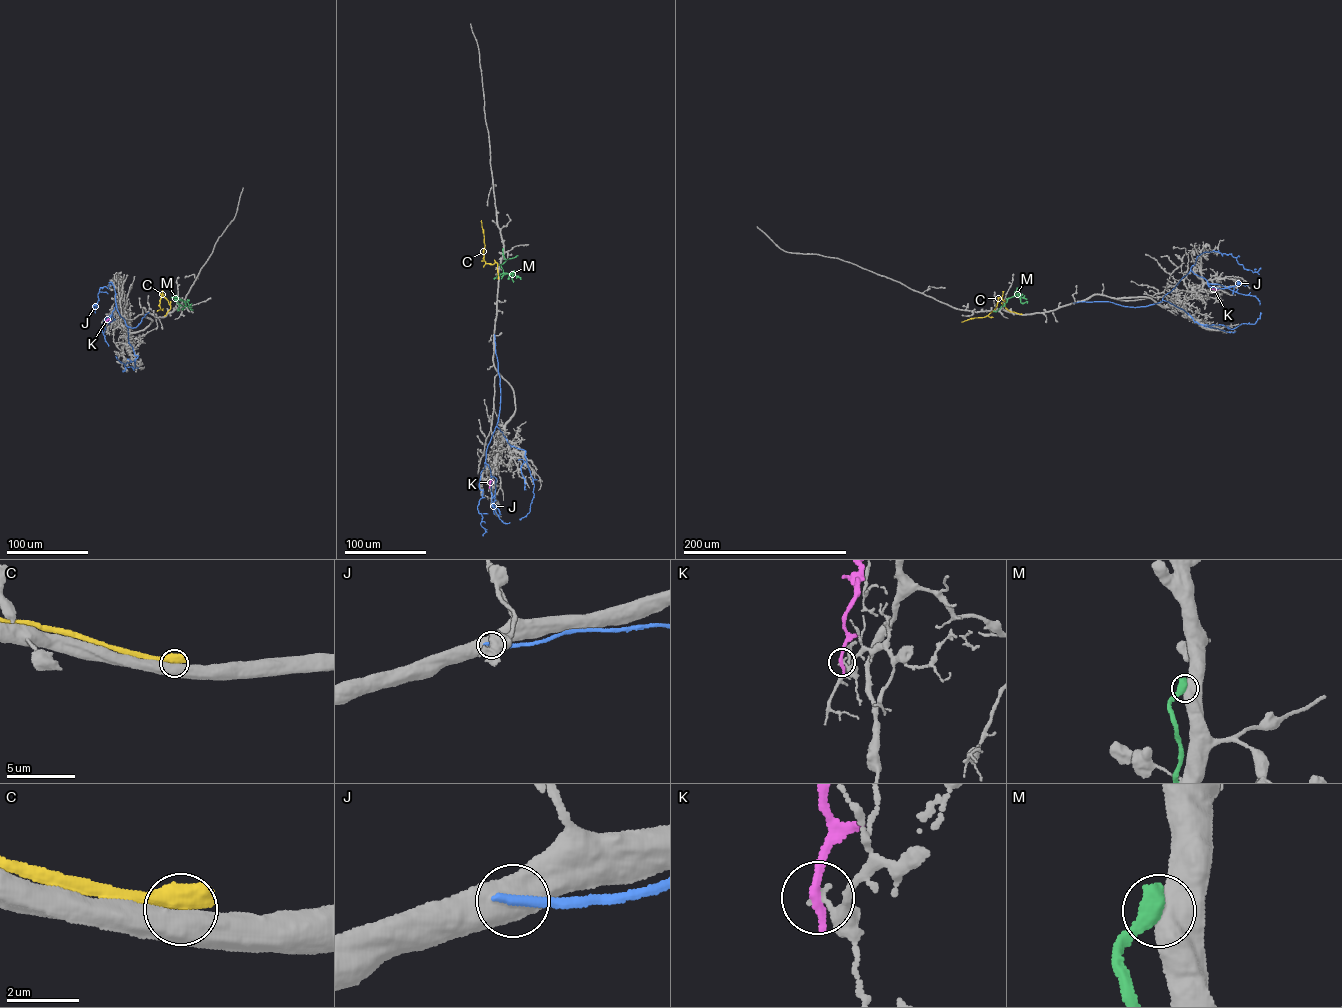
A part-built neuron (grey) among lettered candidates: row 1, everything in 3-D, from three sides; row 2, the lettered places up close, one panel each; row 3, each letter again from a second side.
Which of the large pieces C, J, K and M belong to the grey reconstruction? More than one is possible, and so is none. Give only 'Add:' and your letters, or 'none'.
Add: none

